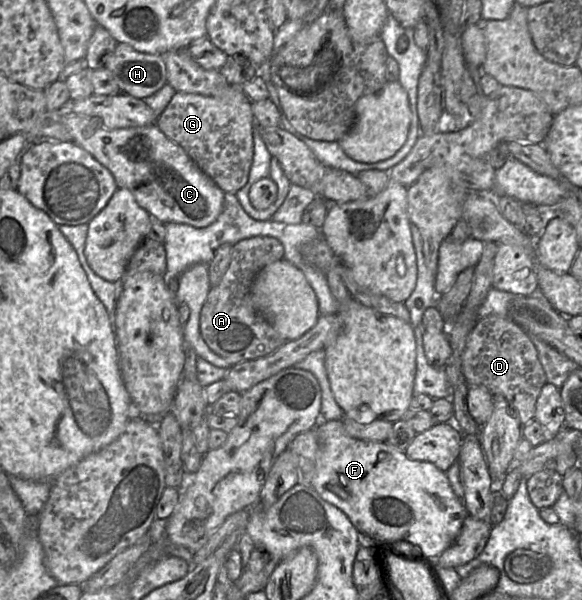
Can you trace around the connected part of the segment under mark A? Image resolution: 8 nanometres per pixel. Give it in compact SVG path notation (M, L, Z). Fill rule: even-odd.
M257 236L240 240L232 246L230 263L221 281L208 292L200 312L200 333L208 347L231 365L265 357L285 343L269 321L256 310L251 300L251 287L258 273L264 267L283 259L283 255L282 244L273 237Z

